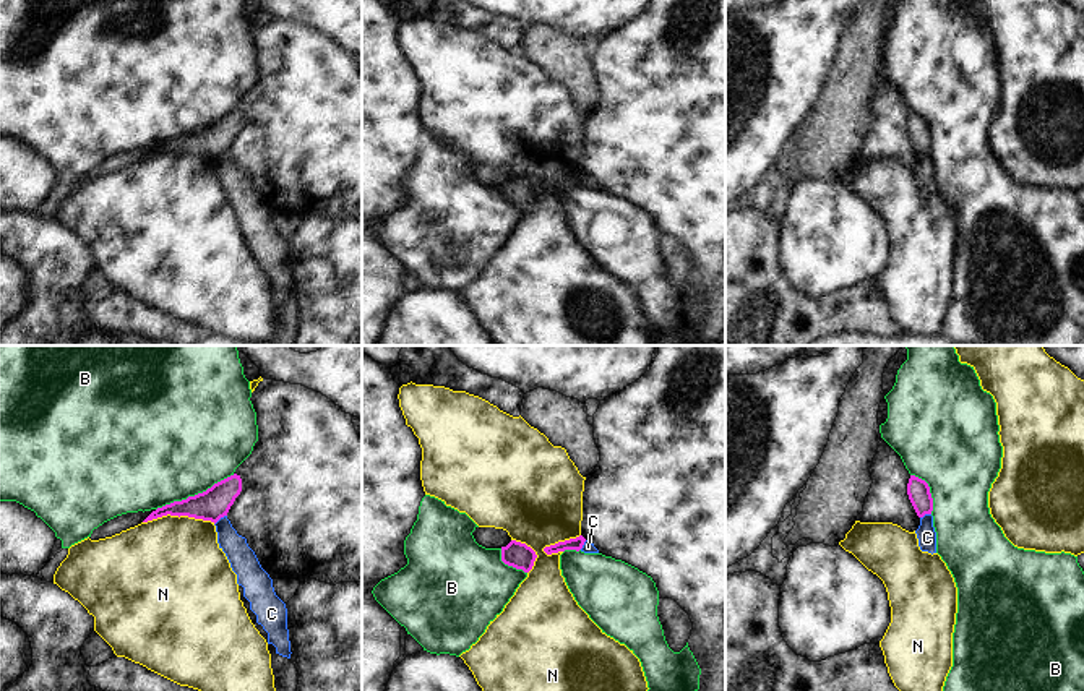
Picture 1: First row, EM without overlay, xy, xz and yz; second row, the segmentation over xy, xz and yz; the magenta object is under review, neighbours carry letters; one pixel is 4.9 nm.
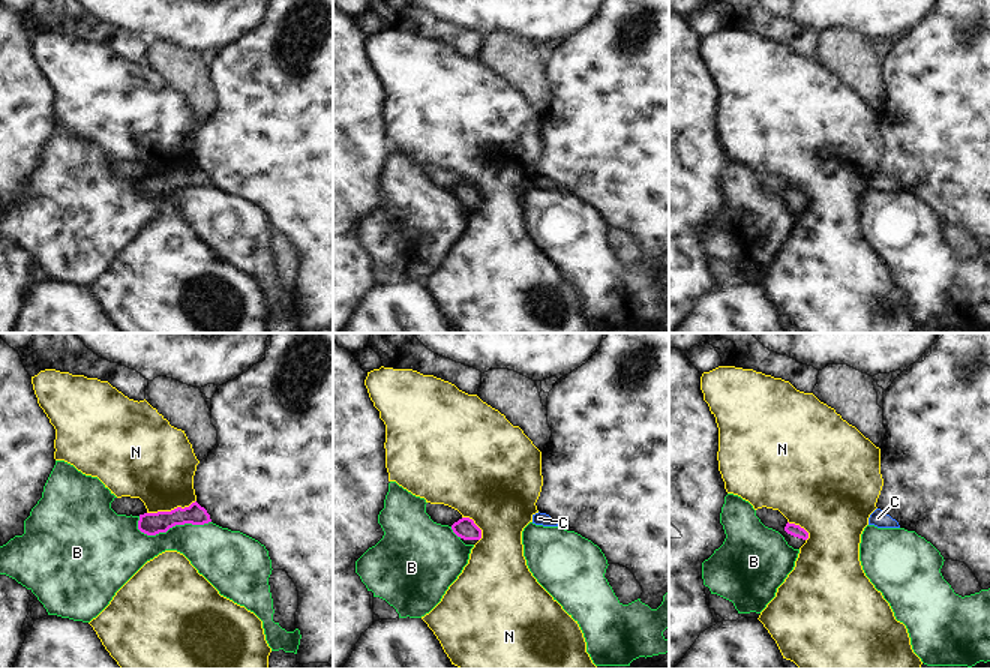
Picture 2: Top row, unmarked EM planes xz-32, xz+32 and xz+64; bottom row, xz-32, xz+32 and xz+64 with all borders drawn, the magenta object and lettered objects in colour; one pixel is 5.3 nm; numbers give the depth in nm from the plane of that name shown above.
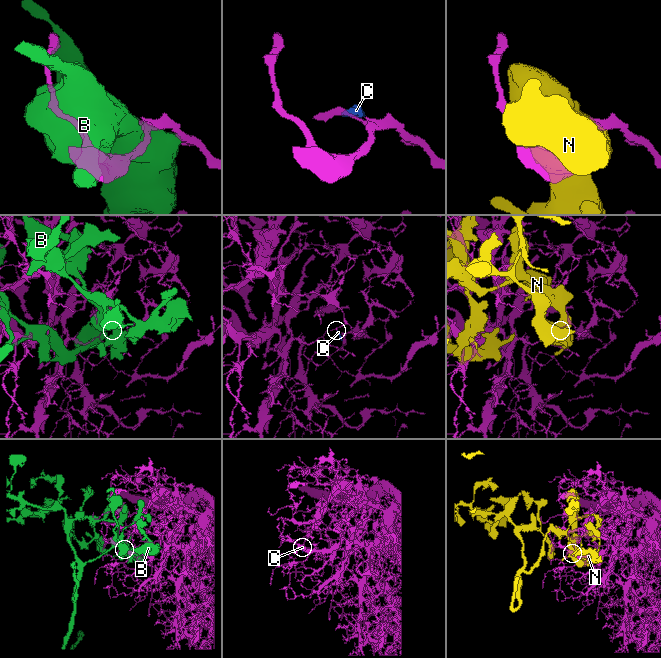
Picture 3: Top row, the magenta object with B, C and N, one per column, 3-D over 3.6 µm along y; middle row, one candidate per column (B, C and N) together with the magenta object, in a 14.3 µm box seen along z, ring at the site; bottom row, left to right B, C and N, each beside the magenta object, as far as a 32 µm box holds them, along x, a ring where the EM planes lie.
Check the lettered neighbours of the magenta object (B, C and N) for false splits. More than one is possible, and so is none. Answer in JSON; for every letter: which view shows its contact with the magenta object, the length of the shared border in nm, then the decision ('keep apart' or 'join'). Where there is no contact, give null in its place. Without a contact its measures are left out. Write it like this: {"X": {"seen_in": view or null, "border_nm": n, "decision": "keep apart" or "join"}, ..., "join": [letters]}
{"B": {"seen_in": "xy", "border_nm": 440, "decision": "keep apart"}, "C": {"seen_in": "xy", "border_nm": 80, "decision": "keep apart"}, "N": {"seen_in": "xy", "border_nm": 360, "decision": "keep apart"}, "join": []}

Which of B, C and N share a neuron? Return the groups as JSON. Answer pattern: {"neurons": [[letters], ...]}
{"neurons": [["B"], ["C"], ["N"]]}

